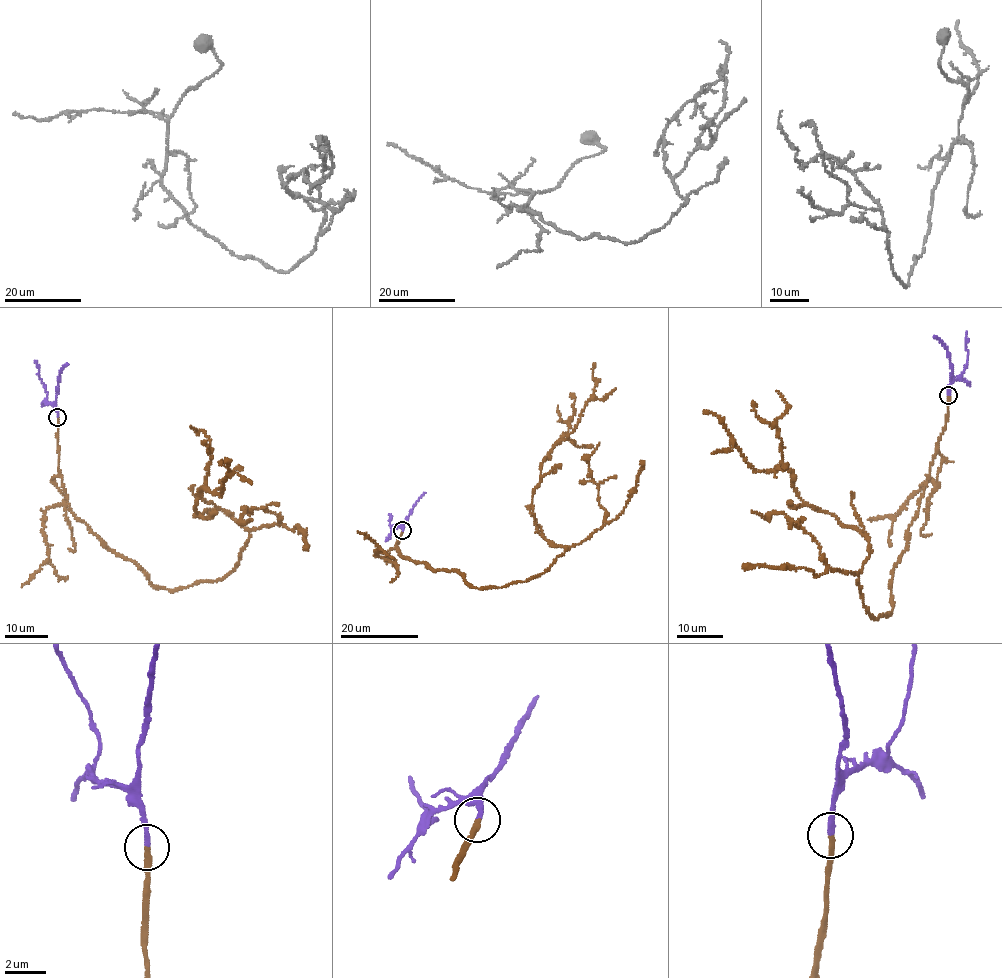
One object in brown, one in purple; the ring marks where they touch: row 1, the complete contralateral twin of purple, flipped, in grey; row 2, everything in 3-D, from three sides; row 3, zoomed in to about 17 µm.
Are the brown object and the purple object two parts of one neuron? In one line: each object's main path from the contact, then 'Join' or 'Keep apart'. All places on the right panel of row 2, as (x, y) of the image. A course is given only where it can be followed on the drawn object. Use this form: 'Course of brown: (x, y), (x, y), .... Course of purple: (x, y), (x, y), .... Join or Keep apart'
Course of brown: (948, 396), (890, 614), (876, 619), (858, 579), (869, 543), (809, 506), (791, 470), (754, 469), (703, 410). Course of purple: (948, 395), (949, 354), (941, 341), (934, 337). Join

